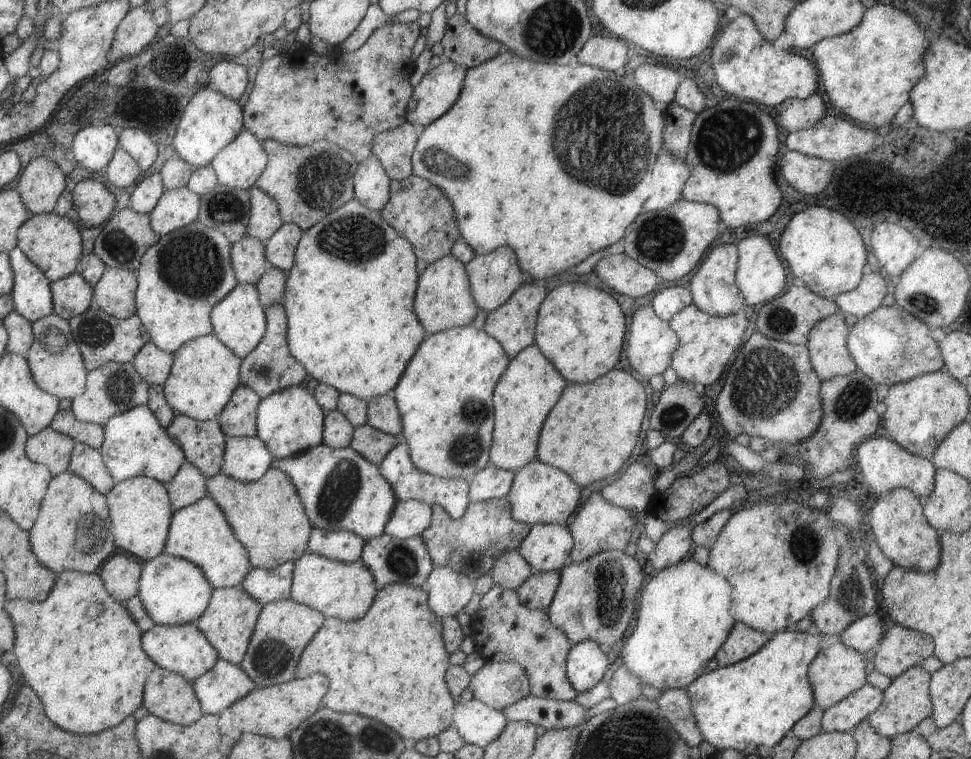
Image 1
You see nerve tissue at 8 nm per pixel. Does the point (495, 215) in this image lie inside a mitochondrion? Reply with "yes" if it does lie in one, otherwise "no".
no

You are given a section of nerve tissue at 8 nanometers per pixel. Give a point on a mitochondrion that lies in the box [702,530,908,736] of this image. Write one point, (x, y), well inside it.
(850, 591)

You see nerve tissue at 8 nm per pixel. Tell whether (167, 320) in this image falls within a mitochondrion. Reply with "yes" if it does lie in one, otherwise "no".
no

